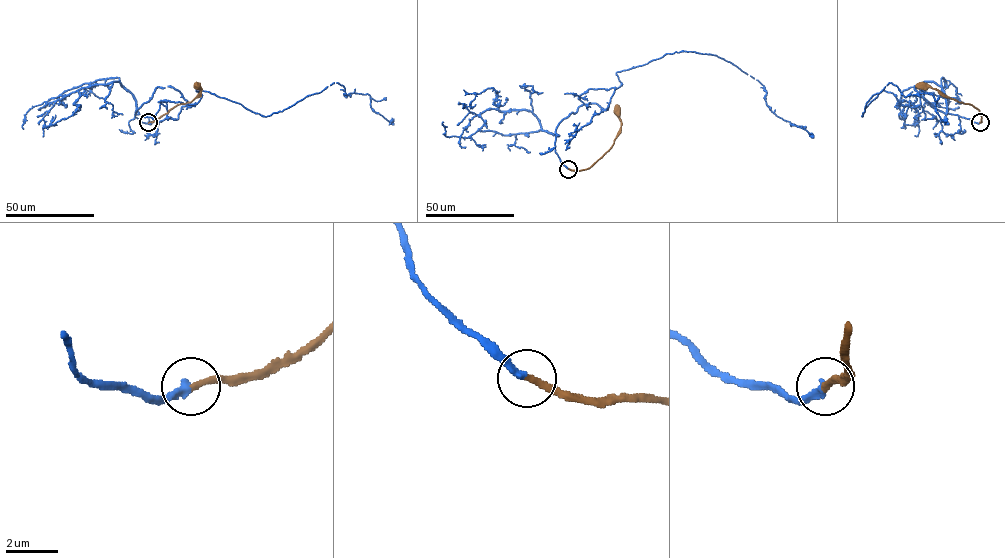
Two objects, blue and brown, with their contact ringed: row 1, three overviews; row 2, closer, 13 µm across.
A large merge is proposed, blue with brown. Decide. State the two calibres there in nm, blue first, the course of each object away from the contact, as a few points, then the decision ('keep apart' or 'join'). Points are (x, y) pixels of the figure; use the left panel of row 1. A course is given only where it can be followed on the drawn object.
calibres 320 and 240 nm; course blue (148, 122), (135, 114), (157, 87), (189, 107), (201, 90), (267, 116), (338, 82), (393, 125); course brown (148, 122), (178, 104), (191, 102), (201, 90), (196, 86); join

